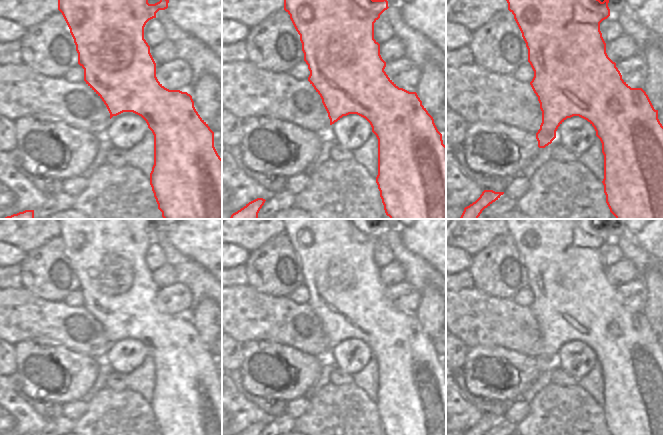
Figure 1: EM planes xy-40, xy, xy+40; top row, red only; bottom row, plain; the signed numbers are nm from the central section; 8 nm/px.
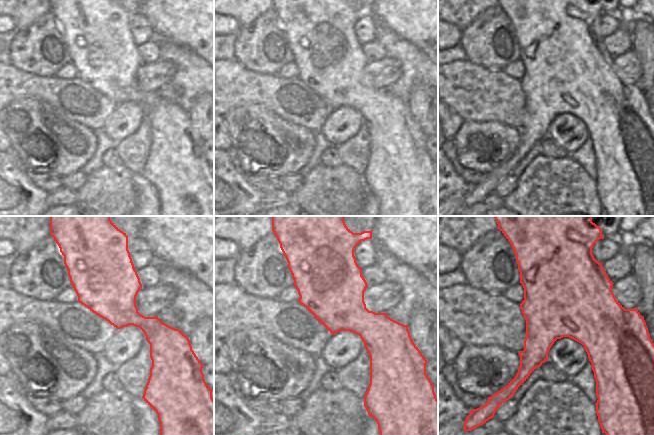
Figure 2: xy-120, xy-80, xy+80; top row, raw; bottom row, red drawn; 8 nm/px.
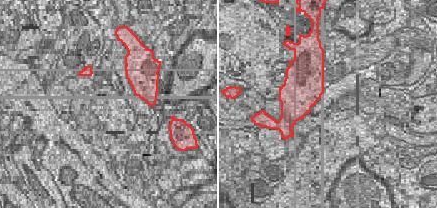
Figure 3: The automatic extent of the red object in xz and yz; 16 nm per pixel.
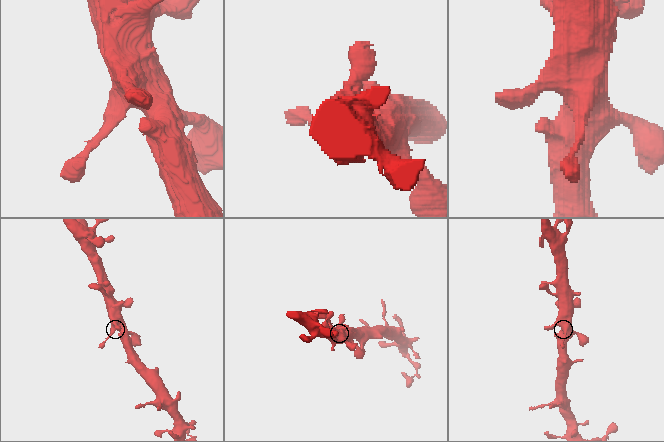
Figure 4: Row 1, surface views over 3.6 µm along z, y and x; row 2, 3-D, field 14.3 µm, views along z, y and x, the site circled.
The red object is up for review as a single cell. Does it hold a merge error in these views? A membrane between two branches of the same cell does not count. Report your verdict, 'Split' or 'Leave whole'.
Leave whole.

